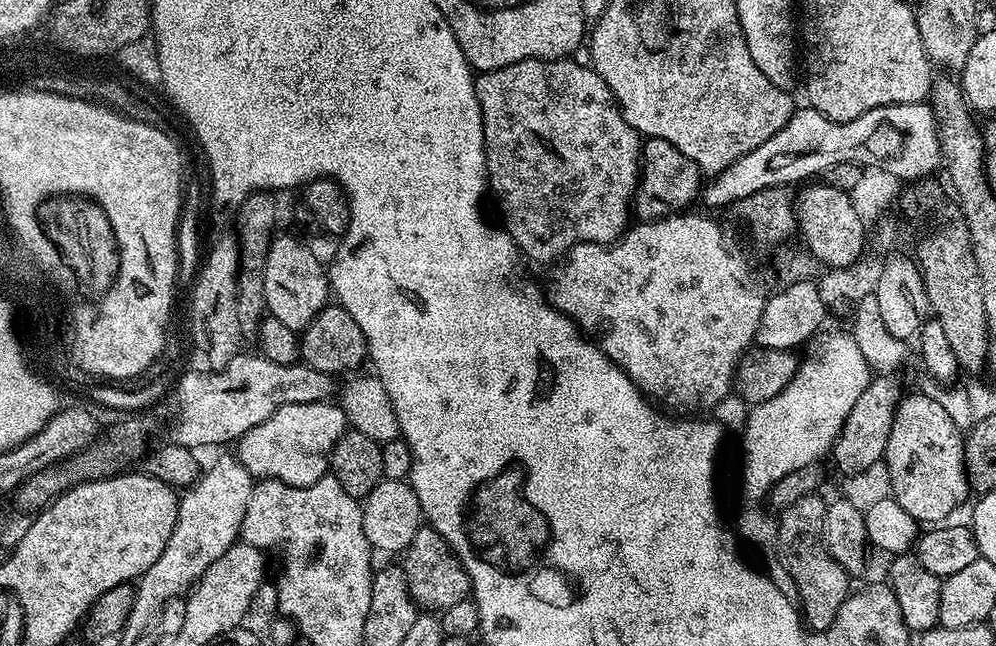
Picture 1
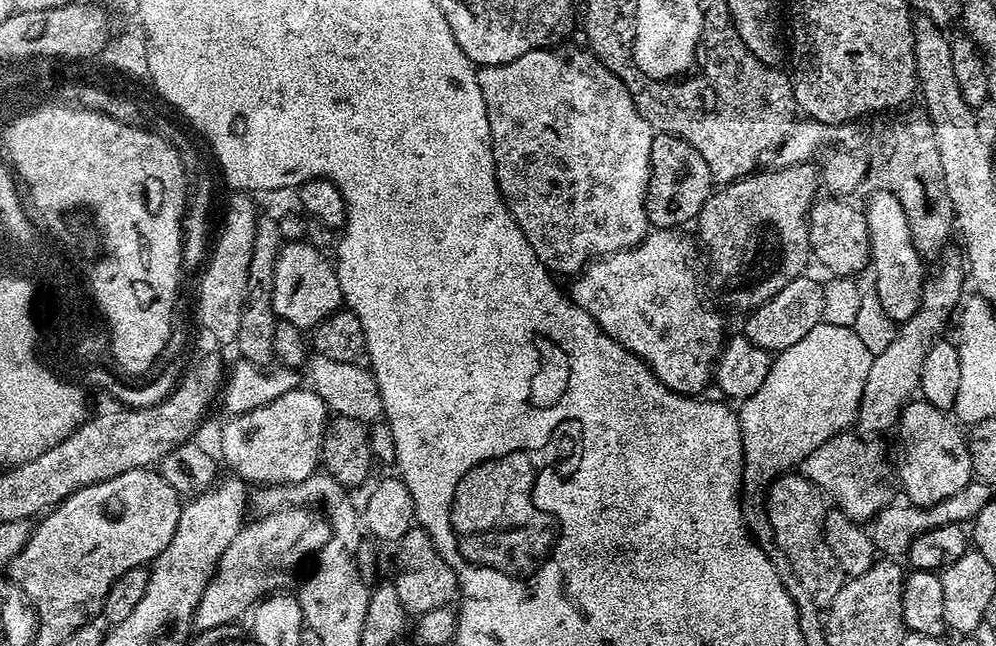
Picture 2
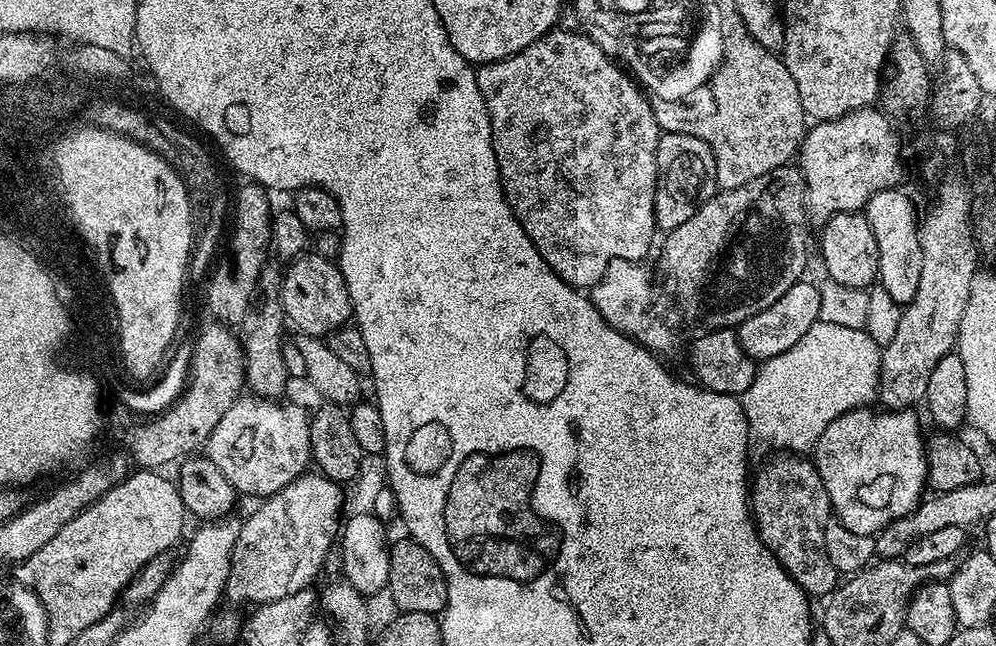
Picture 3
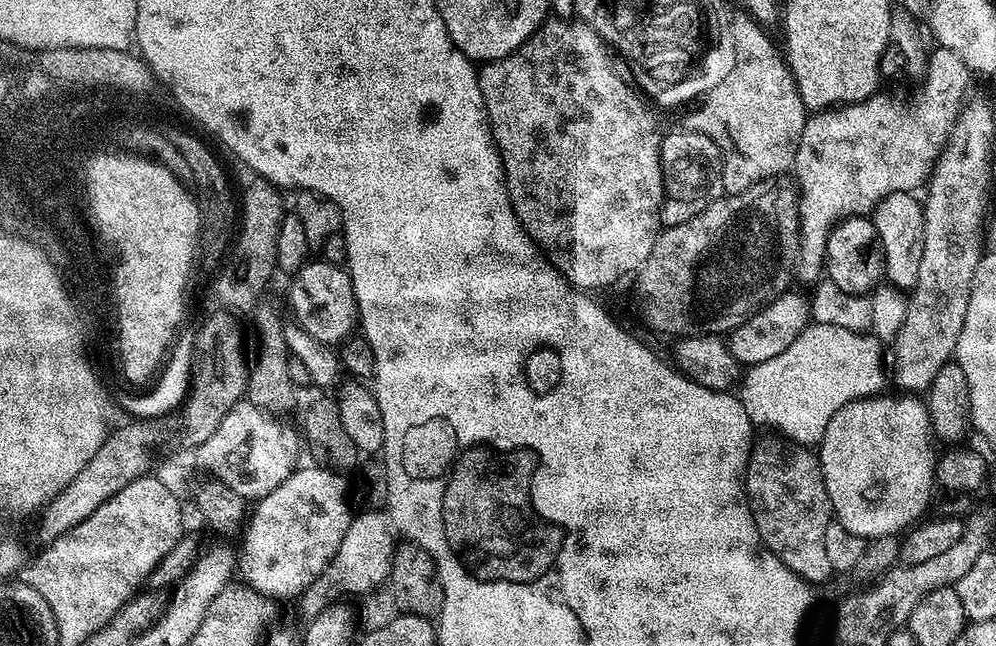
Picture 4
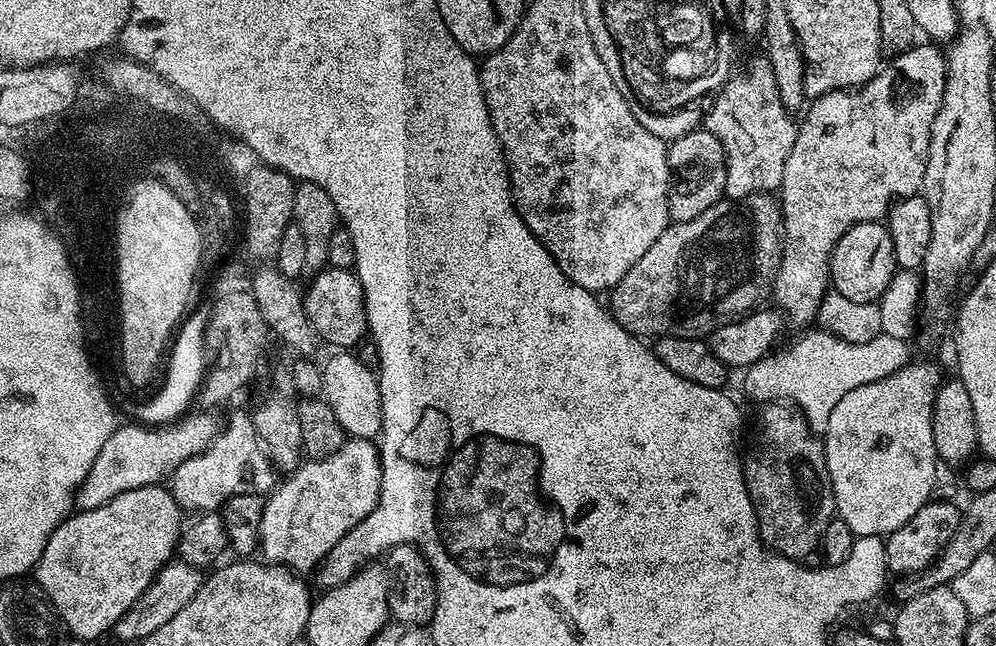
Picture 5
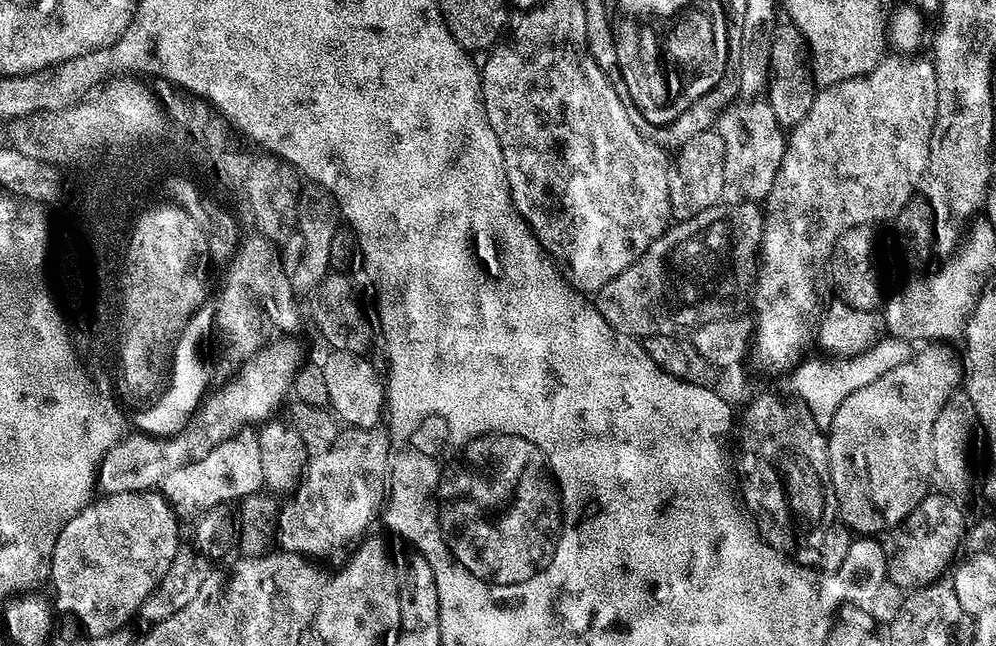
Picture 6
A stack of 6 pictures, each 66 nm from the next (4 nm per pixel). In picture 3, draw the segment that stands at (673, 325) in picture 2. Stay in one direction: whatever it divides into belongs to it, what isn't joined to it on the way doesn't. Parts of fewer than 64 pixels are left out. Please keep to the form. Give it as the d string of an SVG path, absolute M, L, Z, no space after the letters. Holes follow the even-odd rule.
M611 260L604 276L590 289L593 306L602 314L602 318L614 330L632 337L637 344L647 345L653 353L665 354L672 348L676 336L664 324L655 324L648 317L648 311L656 300L656 288L652 285L652 276L644 269L645 265L631 260Z

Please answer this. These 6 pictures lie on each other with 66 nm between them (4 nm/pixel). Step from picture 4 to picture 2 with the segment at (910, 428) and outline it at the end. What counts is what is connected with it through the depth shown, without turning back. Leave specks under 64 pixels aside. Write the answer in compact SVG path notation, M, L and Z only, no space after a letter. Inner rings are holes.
M852 430L832 436L814 454L810 454L798 465L799 475L814 481L820 491L832 496L835 507L845 512L852 520L868 522L877 512L889 507L892 492L884 479L888 476L888 464L884 461L884 448L875 439L865 439Z

